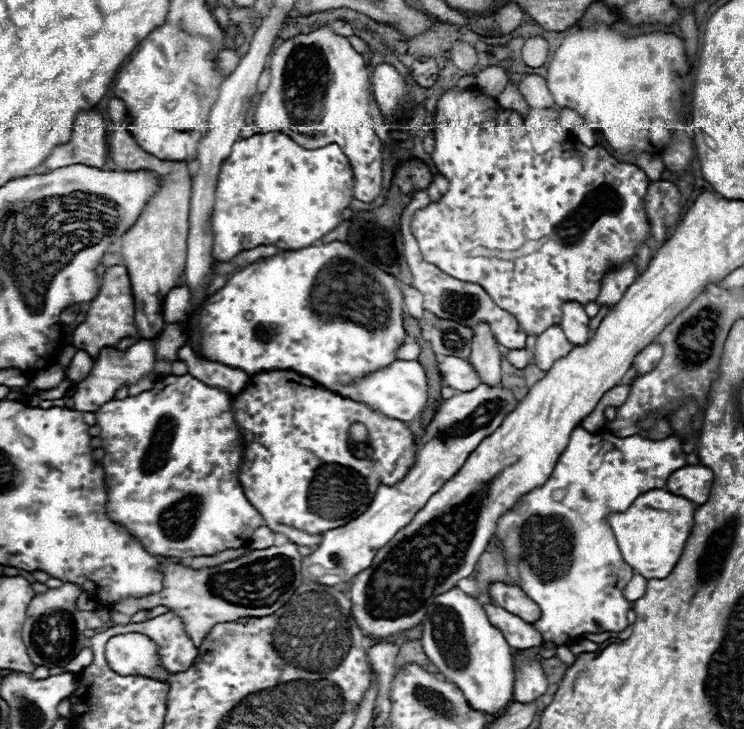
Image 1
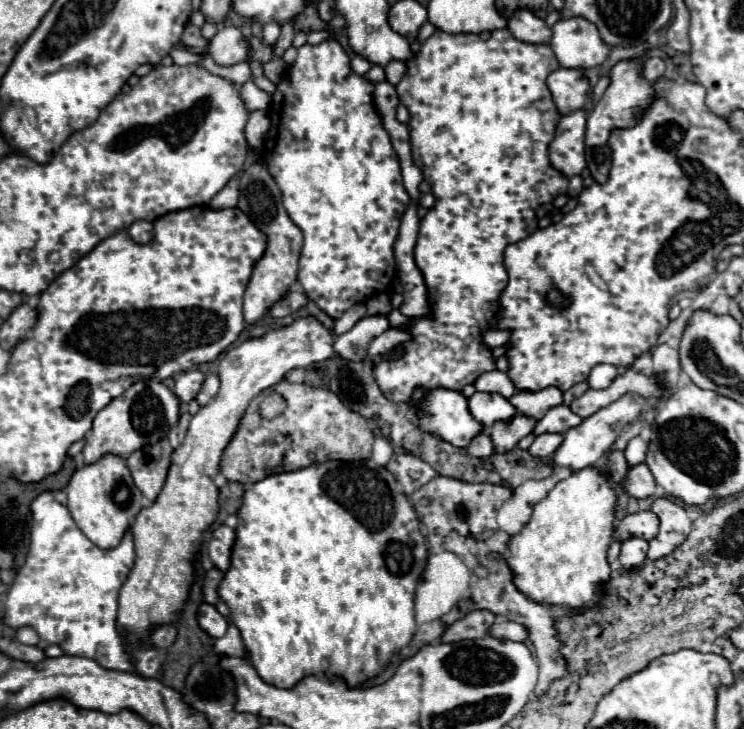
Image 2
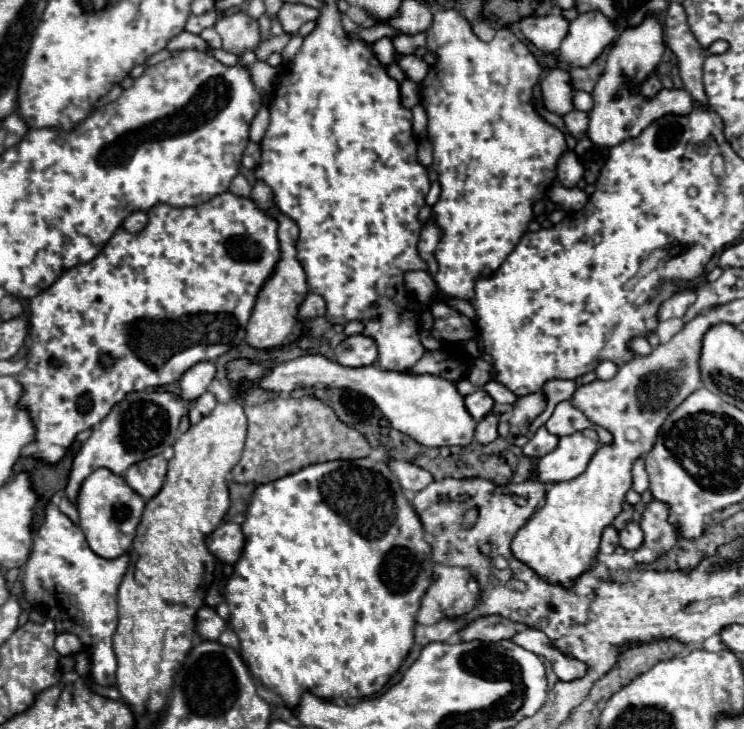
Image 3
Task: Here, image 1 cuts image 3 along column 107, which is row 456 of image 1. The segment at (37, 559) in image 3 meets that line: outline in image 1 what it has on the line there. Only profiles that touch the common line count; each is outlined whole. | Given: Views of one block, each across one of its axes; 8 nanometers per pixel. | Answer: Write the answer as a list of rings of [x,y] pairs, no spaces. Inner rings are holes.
[[[576,426],[546,484],[530,490],[512,510],[500,518],[496,528],[498,548],[504,556],[512,584],[522,588],[522,592],[540,608],[540,618],[532,624],[532,628],[540,632],[544,642],[570,646],[584,634],[596,634],[604,630],[620,632],[628,626],[626,612],[630,610],[630,602],[622,592],[632,580],[634,570],[620,554],[616,538],[608,526],[608,516],[628,508],[638,494],[664,488],[668,476],[682,466],[686,466],[686,452],[676,436],[654,442],[642,436],[618,438],[608,430],[590,434]]]

